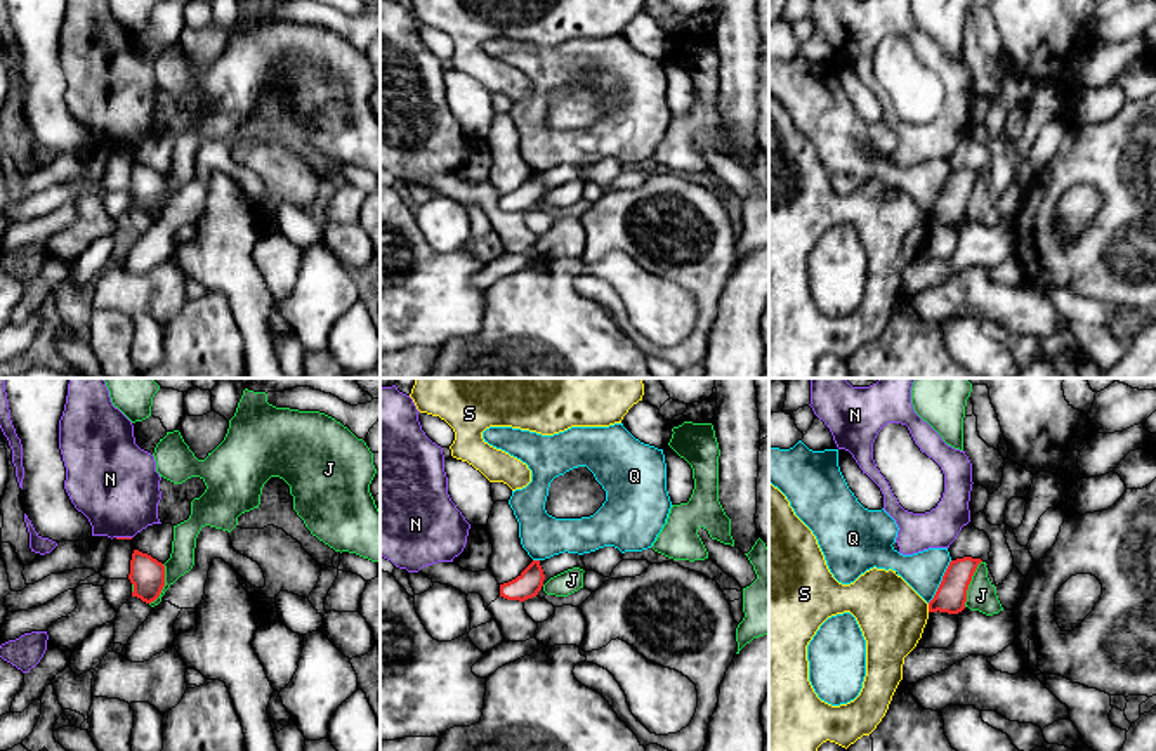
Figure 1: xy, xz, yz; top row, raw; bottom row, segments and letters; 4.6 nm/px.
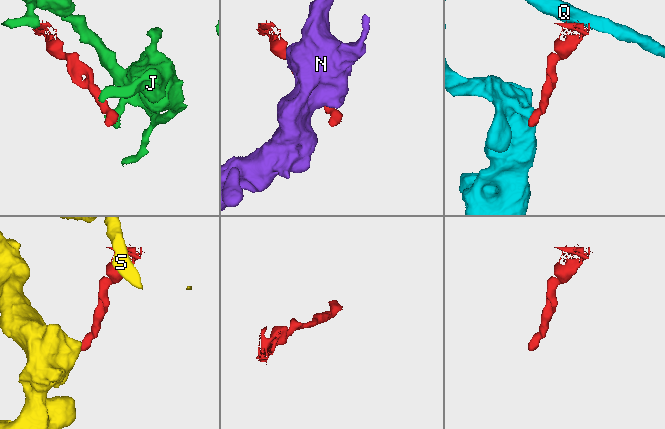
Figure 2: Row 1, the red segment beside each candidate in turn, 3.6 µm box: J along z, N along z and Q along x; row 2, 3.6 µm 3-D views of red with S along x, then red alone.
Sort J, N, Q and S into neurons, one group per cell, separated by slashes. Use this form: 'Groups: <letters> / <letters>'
Groups: J / N / Q / S

